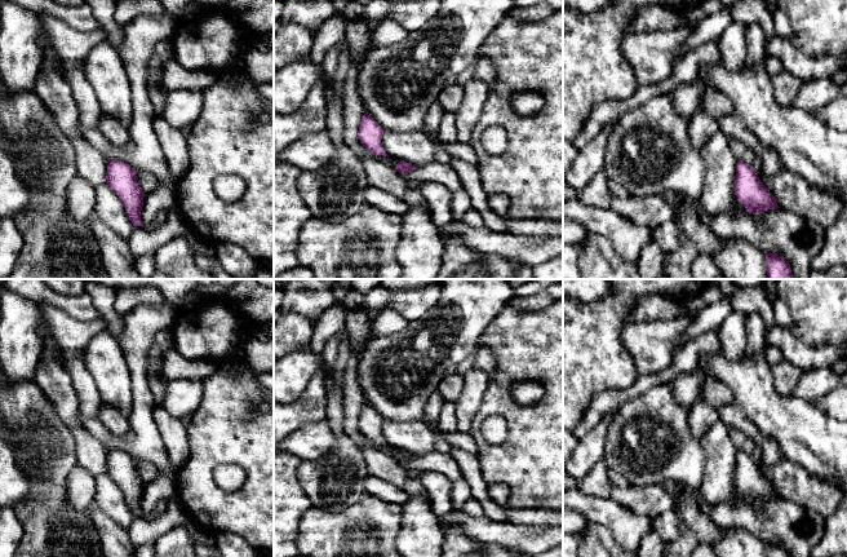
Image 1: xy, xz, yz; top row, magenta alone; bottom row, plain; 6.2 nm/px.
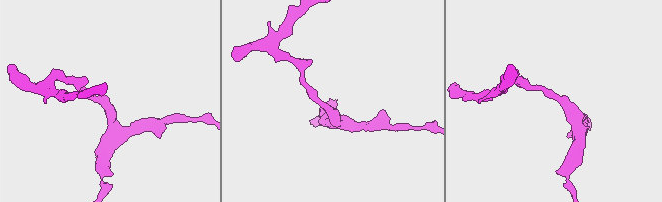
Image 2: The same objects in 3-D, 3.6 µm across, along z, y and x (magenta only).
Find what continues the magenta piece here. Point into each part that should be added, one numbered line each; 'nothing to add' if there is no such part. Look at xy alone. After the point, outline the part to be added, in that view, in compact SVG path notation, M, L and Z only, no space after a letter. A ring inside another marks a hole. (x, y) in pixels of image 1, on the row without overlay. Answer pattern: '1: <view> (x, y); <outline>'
nothing to add

